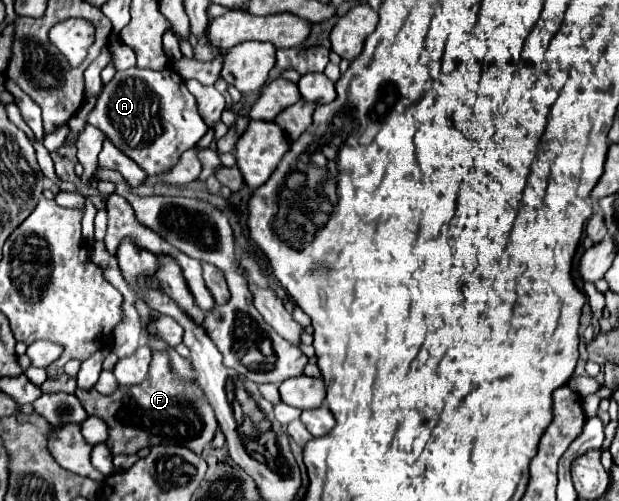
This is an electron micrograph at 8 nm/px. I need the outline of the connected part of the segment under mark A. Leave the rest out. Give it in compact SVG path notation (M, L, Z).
M130 67L128 71L118 71L102 89L100 101L90 111L88 121L148 175L168 173L180 155L192 149L208 131L208 125L198 115L194 95L174 69L146 71Z

